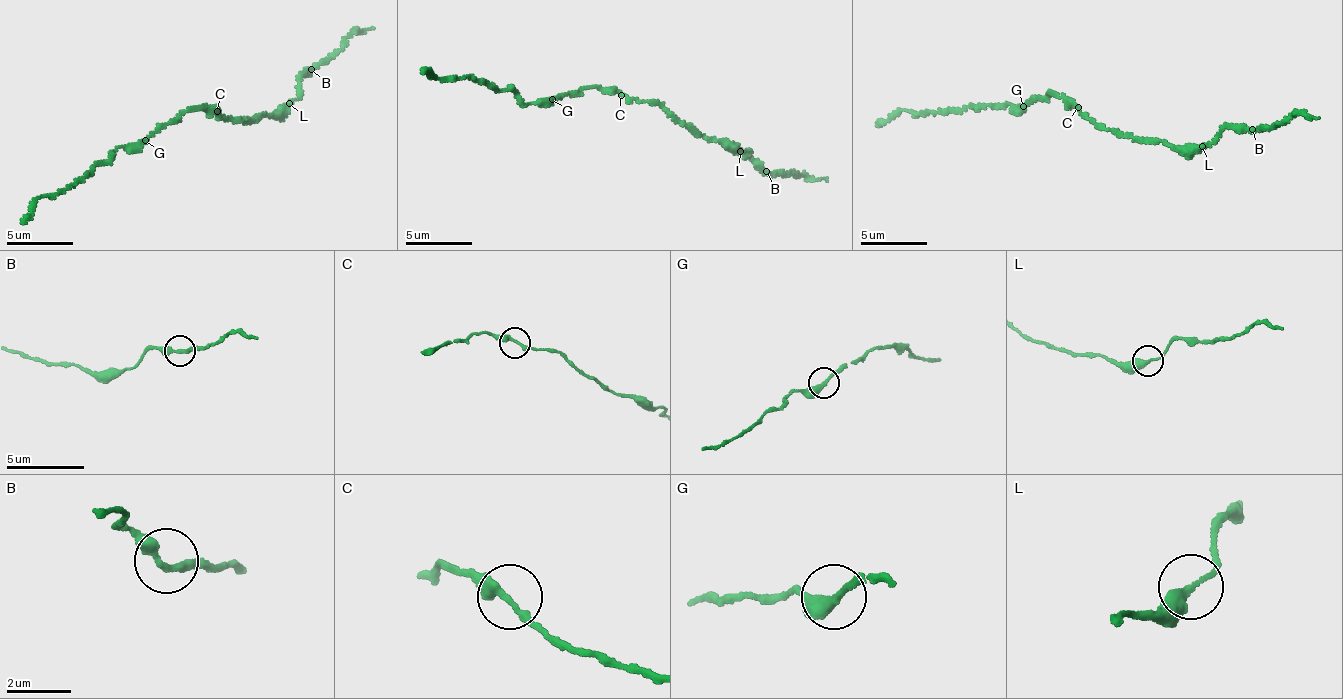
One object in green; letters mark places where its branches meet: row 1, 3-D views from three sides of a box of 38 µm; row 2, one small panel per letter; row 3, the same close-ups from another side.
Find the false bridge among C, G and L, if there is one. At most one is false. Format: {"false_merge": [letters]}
{"false_merge": ["L"]}

